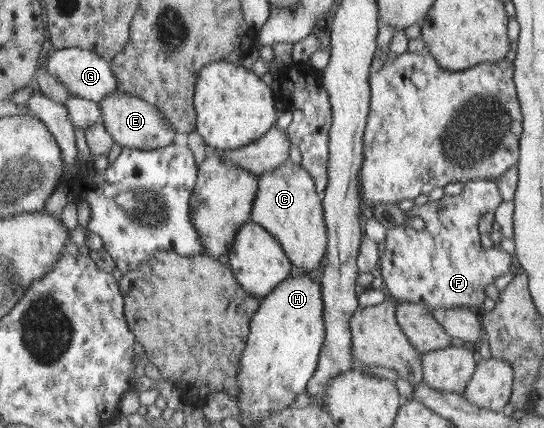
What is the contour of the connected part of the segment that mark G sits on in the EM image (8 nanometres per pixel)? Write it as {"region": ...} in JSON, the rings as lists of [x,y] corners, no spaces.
{"region":[[[78,48],[53,49],[48,53],[46,66],[52,75],[69,89],[72,96],[100,102],[102,99],[106,99],[110,93],[114,95],[122,88],[118,76],[114,74],[112,63],[95,51]]]}

